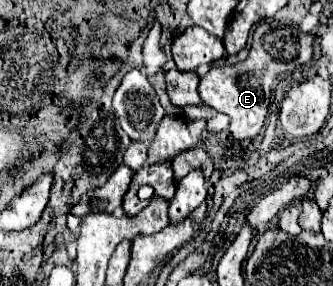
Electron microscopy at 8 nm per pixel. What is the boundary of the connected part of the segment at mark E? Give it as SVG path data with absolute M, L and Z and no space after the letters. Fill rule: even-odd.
M264 19L254 31L250 55L246 61L226 67L212 67L198 83L198 93L202 101L214 107L220 113L226 113L232 121L232 135L236 139L254 139L268 115L270 105L270 89L274 79L280 75L292 73L300 69L304 63L312 59L314 35L302 33L296 23L284 23L284 27L272 27L270 23L282 23L276 19Z

